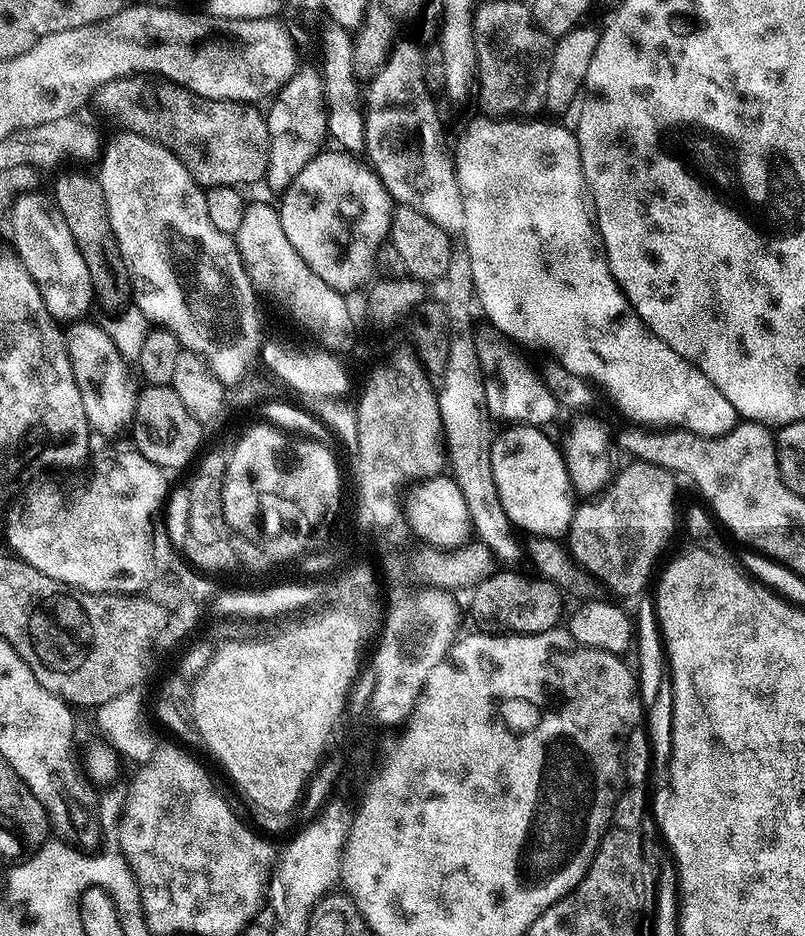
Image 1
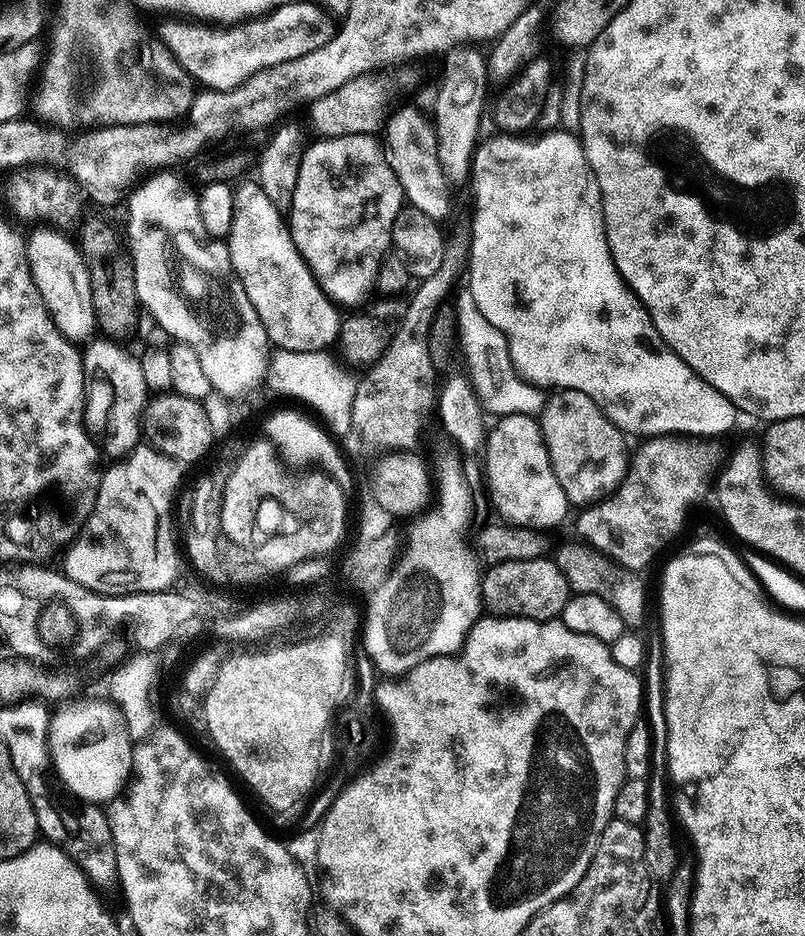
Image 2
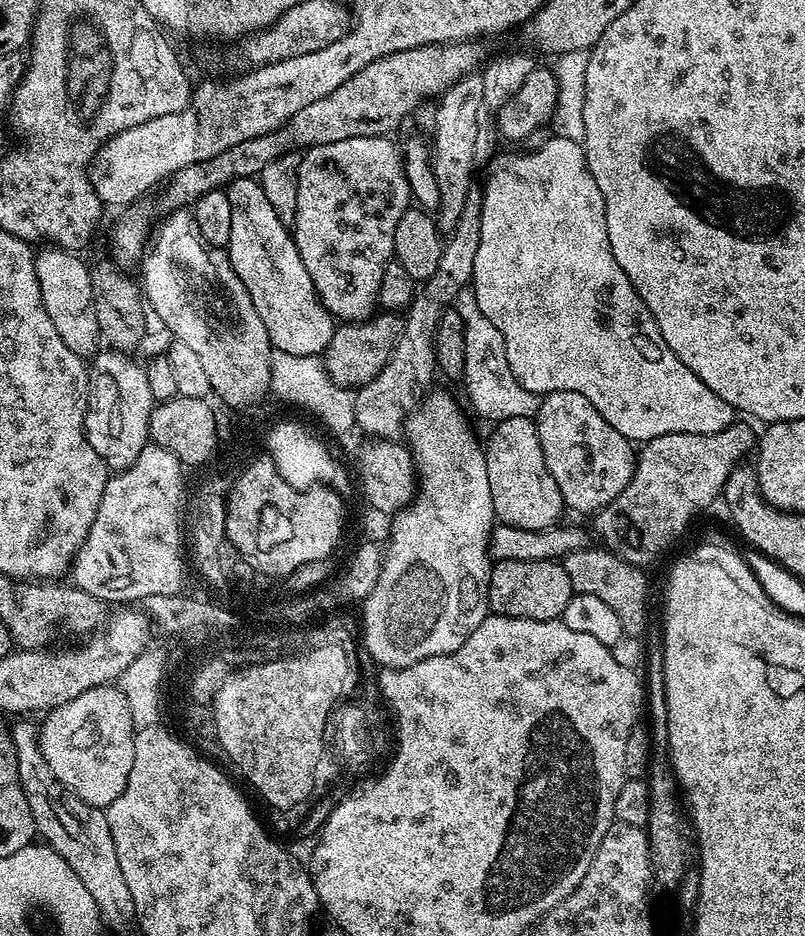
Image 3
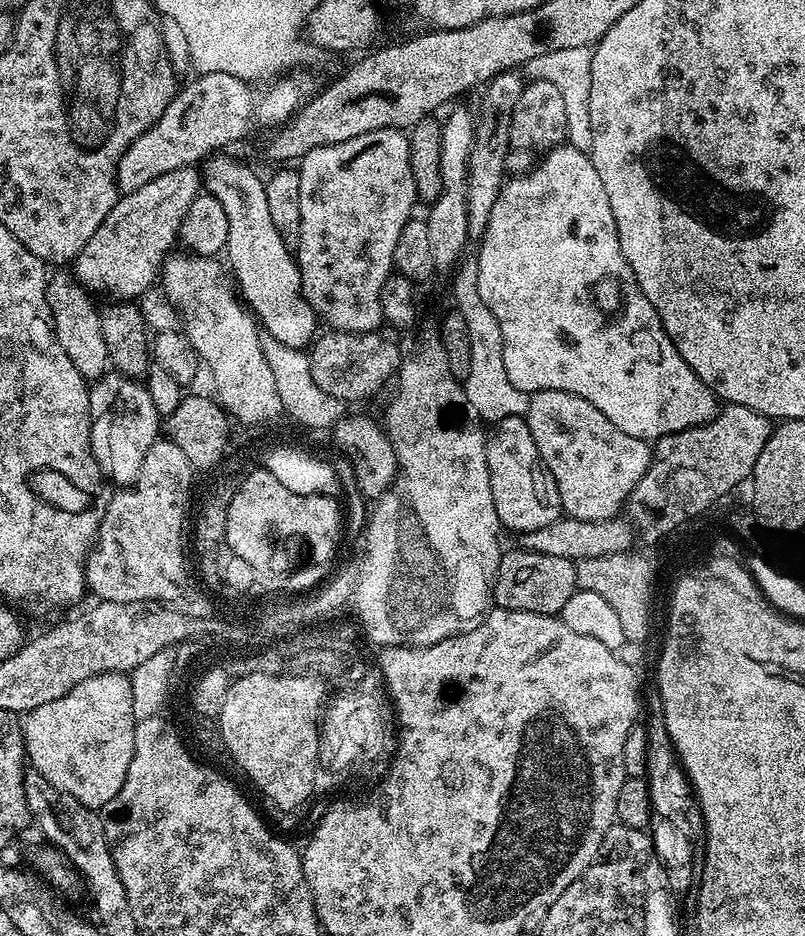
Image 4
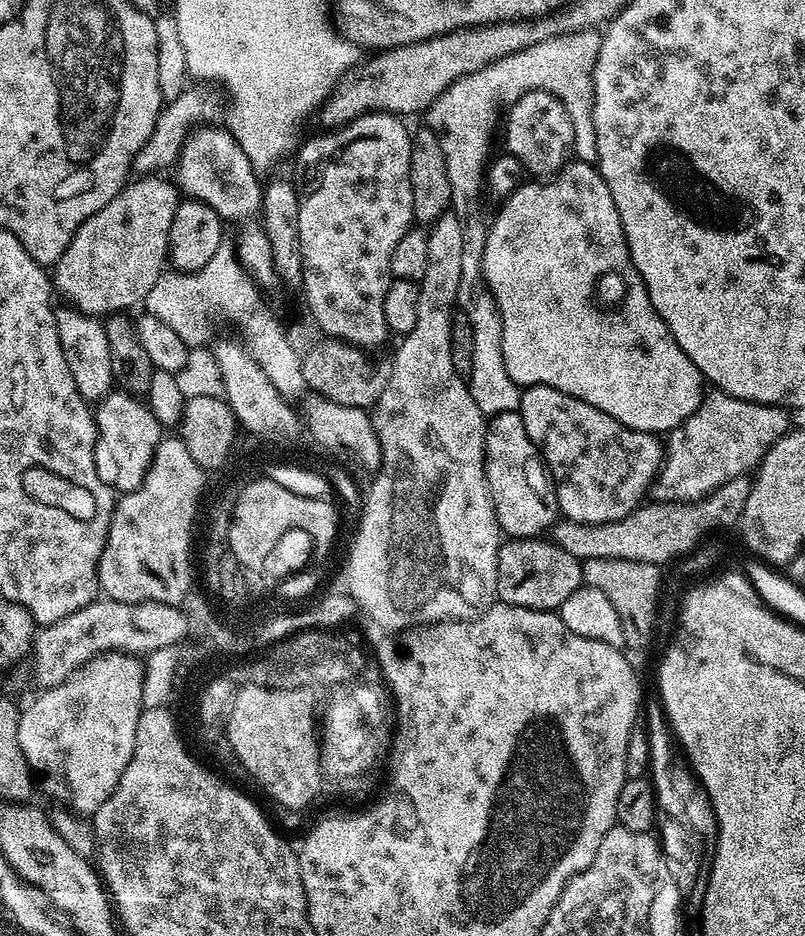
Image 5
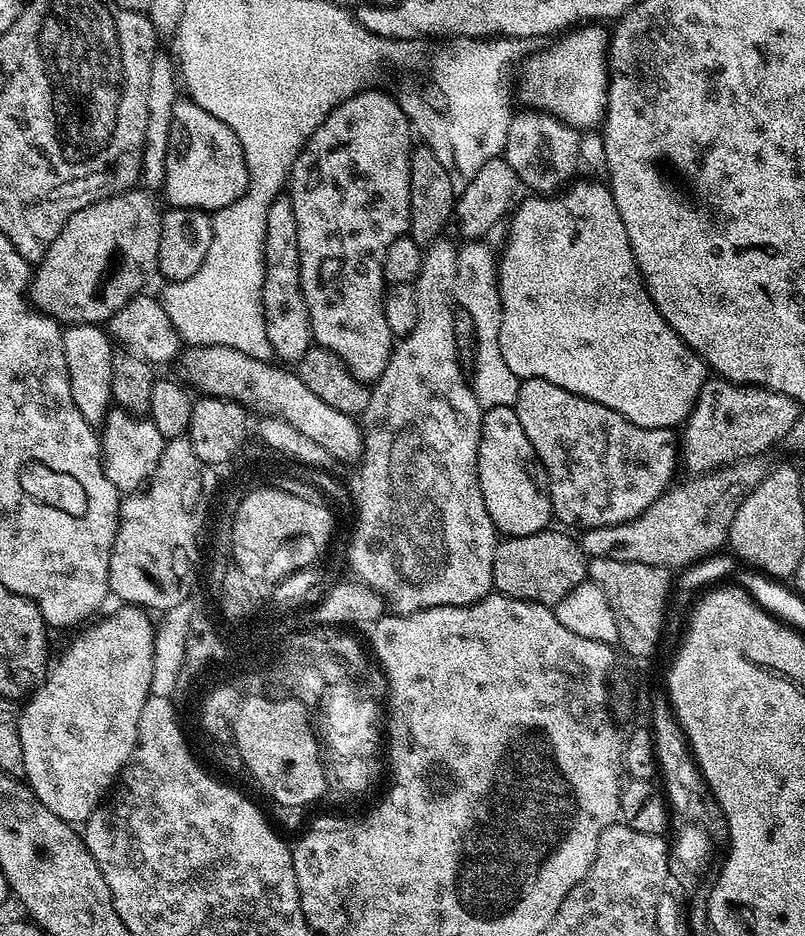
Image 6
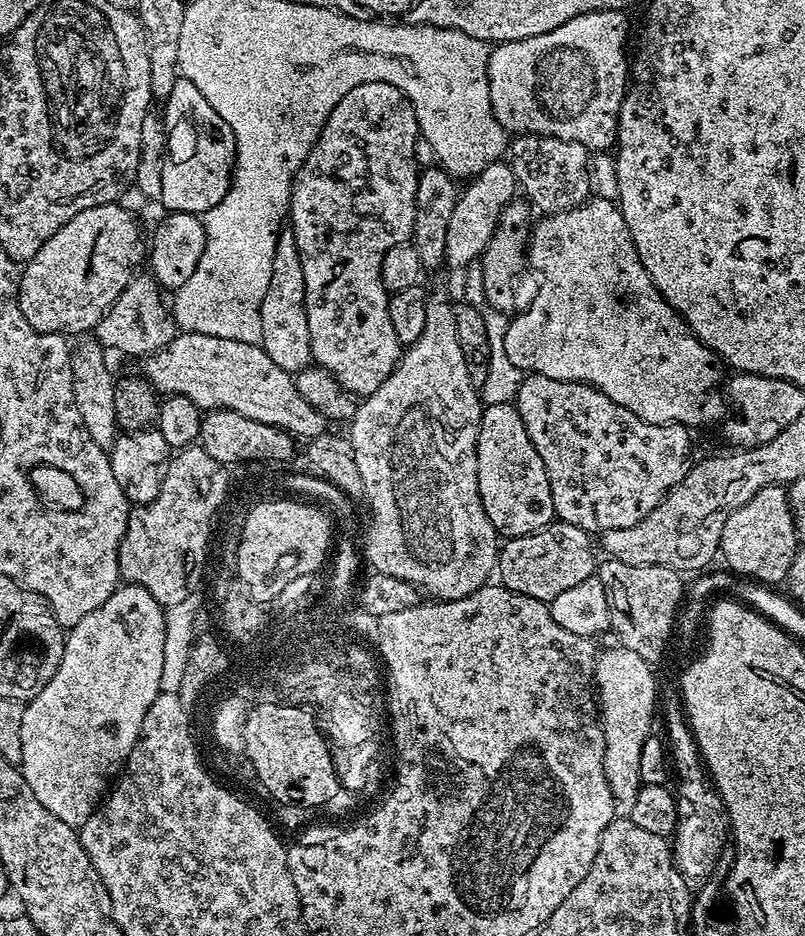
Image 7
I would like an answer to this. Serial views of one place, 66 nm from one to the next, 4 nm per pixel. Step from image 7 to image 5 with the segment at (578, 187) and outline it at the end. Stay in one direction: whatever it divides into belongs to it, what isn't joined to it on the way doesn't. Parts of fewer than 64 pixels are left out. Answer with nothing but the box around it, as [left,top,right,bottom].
[504,90,574,178]

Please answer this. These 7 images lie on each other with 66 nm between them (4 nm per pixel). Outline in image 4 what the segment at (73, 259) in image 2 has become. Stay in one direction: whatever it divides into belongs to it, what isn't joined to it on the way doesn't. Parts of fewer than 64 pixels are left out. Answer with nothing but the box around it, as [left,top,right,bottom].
[46,270,110,382]

